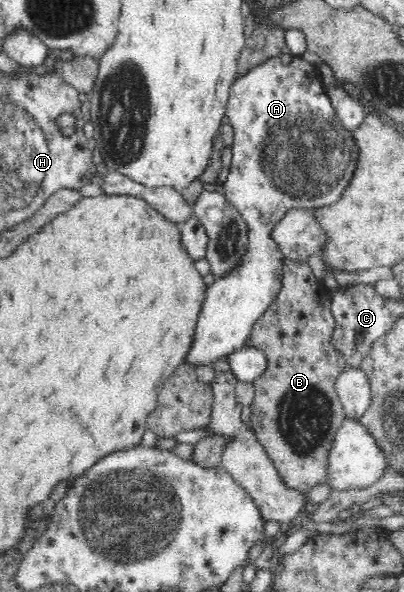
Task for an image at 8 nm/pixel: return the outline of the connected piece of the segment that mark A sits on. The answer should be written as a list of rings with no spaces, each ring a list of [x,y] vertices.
[[[301,56],[287,60],[271,58],[237,78],[230,89],[225,115],[229,119],[229,125],[233,127],[234,139],[229,175],[223,185],[221,197],[229,200],[247,222],[249,245],[242,262],[224,278],[215,277],[215,283],[207,289],[195,323],[191,347],[185,355],[185,363],[191,368],[193,365],[212,365],[221,357],[244,346],[250,335],[251,325],[267,311],[267,307],[280,293],[281,259],[284,255],[279,252],[277,244],[271,241],[271,231],[291,207],[310,211],[313,207],[323,207],[339,201],[352,179],[358,155],[351,132],[343,129],[336,121],[320,72]]]

